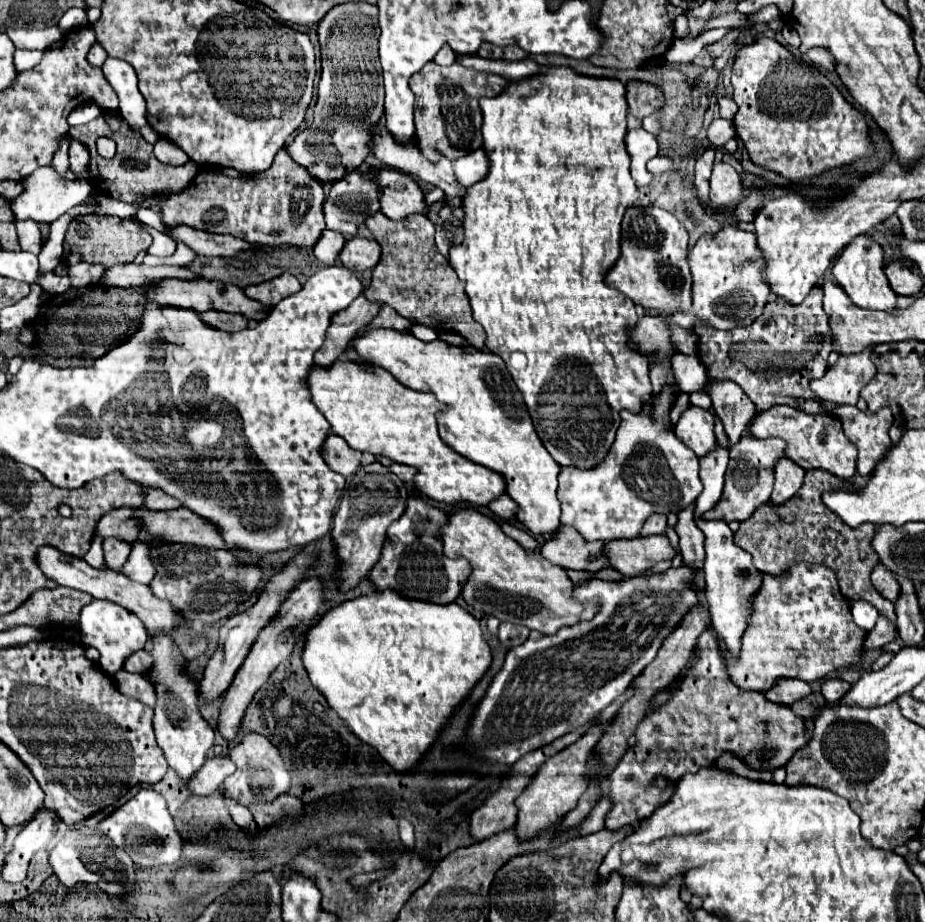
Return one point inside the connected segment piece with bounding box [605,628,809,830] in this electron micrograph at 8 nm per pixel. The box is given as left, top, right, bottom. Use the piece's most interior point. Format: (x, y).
(702, 719)

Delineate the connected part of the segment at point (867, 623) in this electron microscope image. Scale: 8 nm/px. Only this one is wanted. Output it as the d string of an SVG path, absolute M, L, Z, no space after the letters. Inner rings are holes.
M855 600L851 606L851 612L853 612L855 624L863 630L871 630L879 618L879 612L875 610L875 606L869 602L863 602L863 600Z

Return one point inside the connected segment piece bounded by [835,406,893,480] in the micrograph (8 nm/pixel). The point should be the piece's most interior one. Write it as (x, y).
(869, 430)

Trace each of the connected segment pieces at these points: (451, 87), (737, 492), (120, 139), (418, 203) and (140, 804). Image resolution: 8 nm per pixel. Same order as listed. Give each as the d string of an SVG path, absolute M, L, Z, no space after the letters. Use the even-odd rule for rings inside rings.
M429 62L417 74L411 76L409 86L415 94L415 126L417 140L423 156L429 162L439 162L441 158L449 158L455 162L457 158L477 150L483 146L481 136L481 96L497 96L503 92L511 80L497 74L483 74L471 68L463 68L461 64L437 66Z
M743 434L743 438L729 450L729 468L725 474L723 498L717 502L717 506L713 510L709 510L705 514L705 518L723 520L723 522L747 520L759 506L769 502L769 496L773 492L773 482L775 482L773 470L775 470L775 464L783 456L785 456L785 442L781 442L779 438L757 440L757 438ZM735 484L739 484L739 486L735 486Z
M79 126L79 128L71 128L71 138L77 138L79 142L87 144L89 148L89 154L91 154L91 164L89 164L89 178L95 186L95 190L115 198L115 200L121 200L121 202L135 202L137 198L145 198L145 196L151 196L151 194L159 194L163 190L173 190L173 192L179 192L183 188L187 188L187 184L193 182L195 174L197 174L197 164L195 162L187 162L185 166L169 166L169 164L163 164L155 158L153 154L153 146L147 144L145 140L137 140L133 130L117 130L117 132L111 132L109 134L109 126ZM99 136L111 136L115 142L117 142L117 154L113 160L105 160L97 154L97 148L95 148L95 140Z
M381 170L379 184L383 188L381 212L391 220L403 220L411 214L427 214L427 204L419 184L403 172Z
M139 790L125 806L101 822L101 832L109 836L115 846L123 848L141 868L159 868L173 864L179 860L183 848L183 838L175 830L167 802L155 790Z

